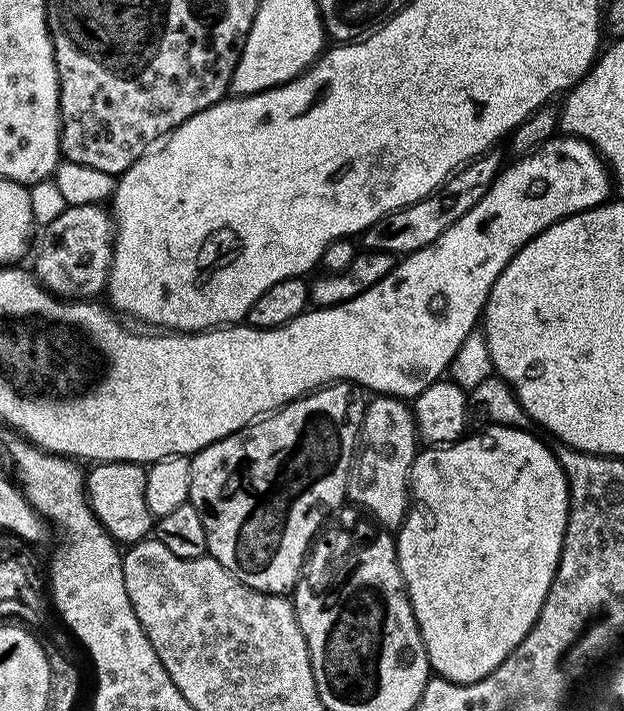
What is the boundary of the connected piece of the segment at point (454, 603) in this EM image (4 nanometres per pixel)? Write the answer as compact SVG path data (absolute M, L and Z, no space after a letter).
M488 426L483 430L485 432L476 432L473 436L471 436L471 434L465 435L454 444L428 446L423 450L417 451L416 461L412 463L412 475L410 477L410 507L408 509L408 515L405 516L403 524L400 525L398 531L395 533L398 566L402 570L402 578L404 579L406 590L408 591L408 597L412 603L414 618L416 619L416 624L420 628L420 637L424 643L425 650L428 651L428 663L431 671L435 673L437 677L443 678L451 682L453 685L472 684L475 680L481 680L482 677L488 676L526 638L526 634L534 626L534 622L538 618L538 614L546 602L546 594L554 582L554 574L558 570L558 562L560 561L560 555L562 554L562 542L564 541L564 535L566 534L566 526L568 525L568 479L562 470L562 466L558 462L555 451L553 451L551 447L548 449L538 437L531 436L531 431L522 428Z

